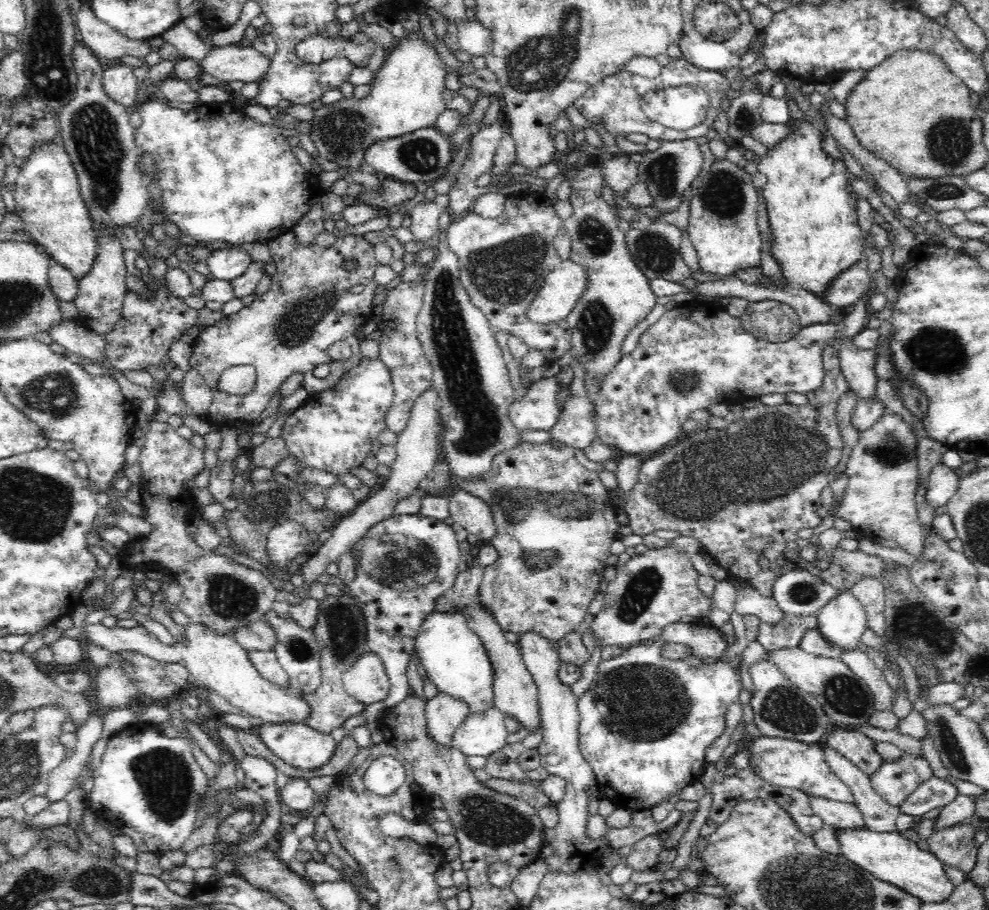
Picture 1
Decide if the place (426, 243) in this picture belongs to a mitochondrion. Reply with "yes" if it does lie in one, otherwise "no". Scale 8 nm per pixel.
no

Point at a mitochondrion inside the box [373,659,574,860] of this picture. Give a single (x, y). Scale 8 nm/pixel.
(489, 822)

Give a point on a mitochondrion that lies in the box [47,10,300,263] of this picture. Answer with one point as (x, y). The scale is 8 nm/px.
(94, 133)

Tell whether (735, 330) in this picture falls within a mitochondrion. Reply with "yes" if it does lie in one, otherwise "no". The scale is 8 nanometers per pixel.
no

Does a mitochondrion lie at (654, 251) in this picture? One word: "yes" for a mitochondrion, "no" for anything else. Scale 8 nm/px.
yes

